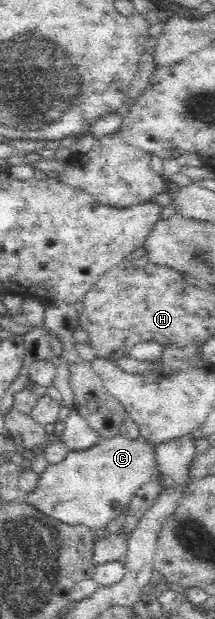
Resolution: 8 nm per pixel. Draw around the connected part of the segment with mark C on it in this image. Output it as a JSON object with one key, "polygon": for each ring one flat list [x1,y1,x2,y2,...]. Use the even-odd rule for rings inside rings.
{"polygon":[[117,434,111,438,99,439,89,448,69,451,61,462,50,464,40,474,36,489,23,497,23,500,35,504,37,509,61,522,81,524,95,531,103,530,112,520,127,512,135,493,157,472,156,446,141,435,127,438]]}

